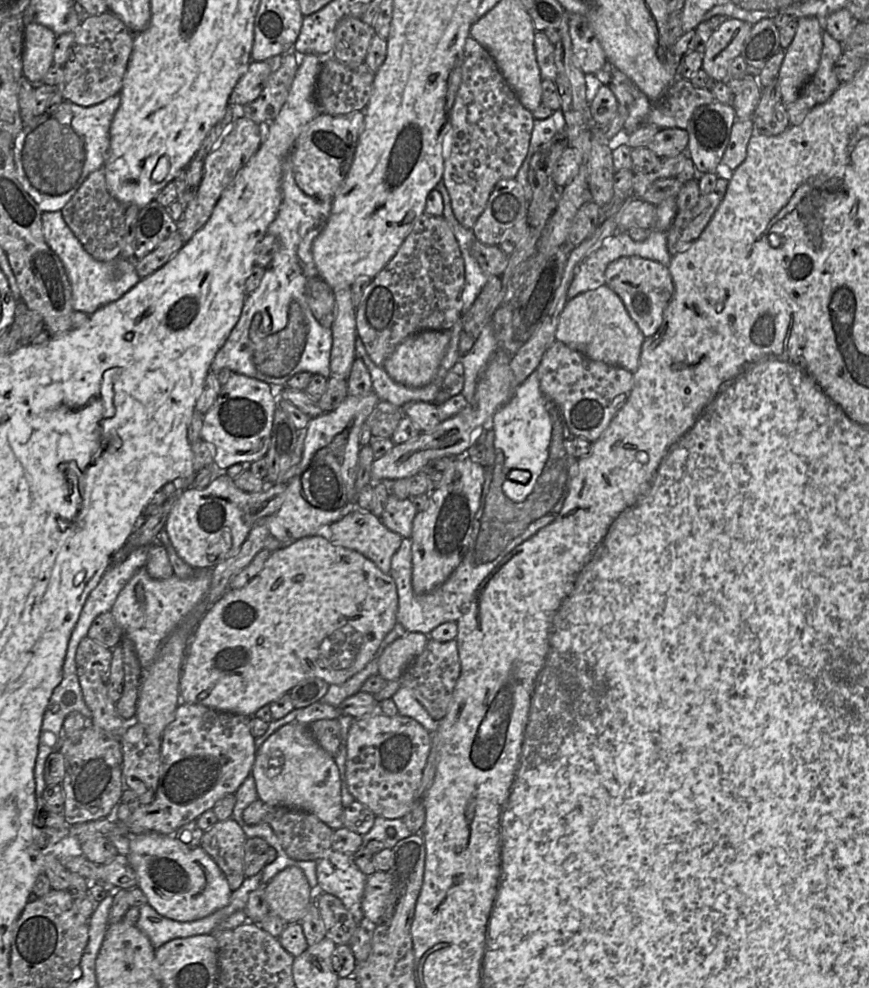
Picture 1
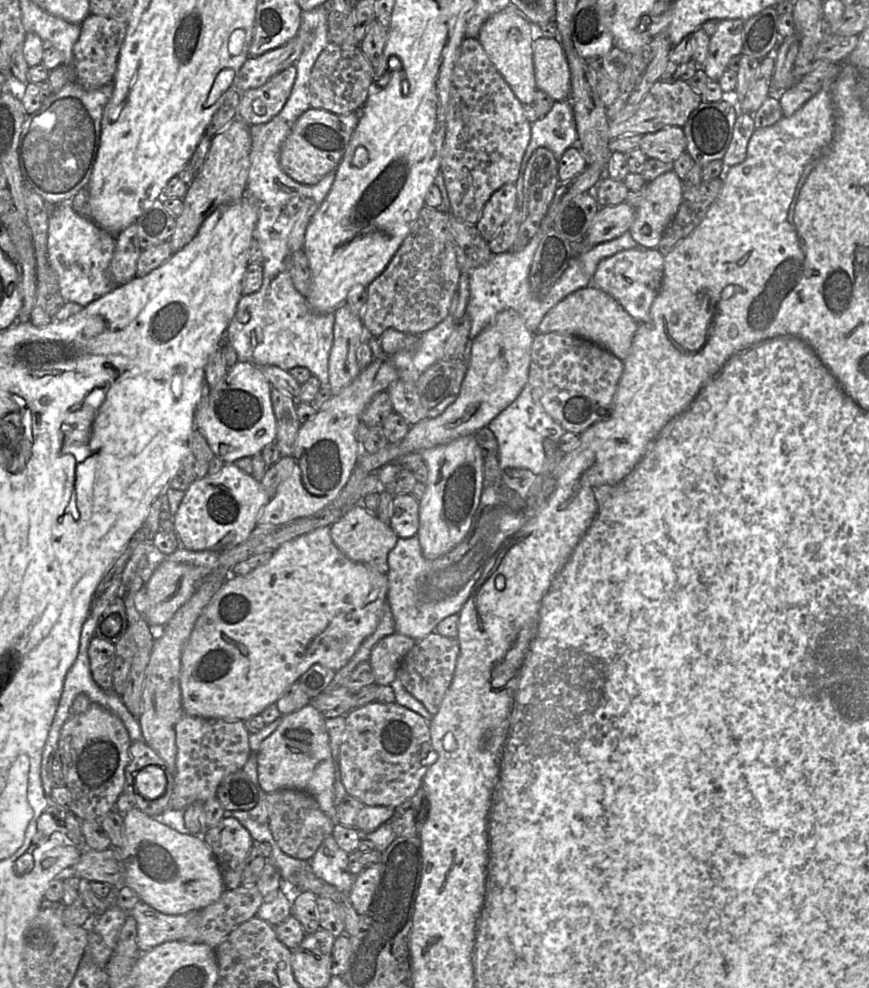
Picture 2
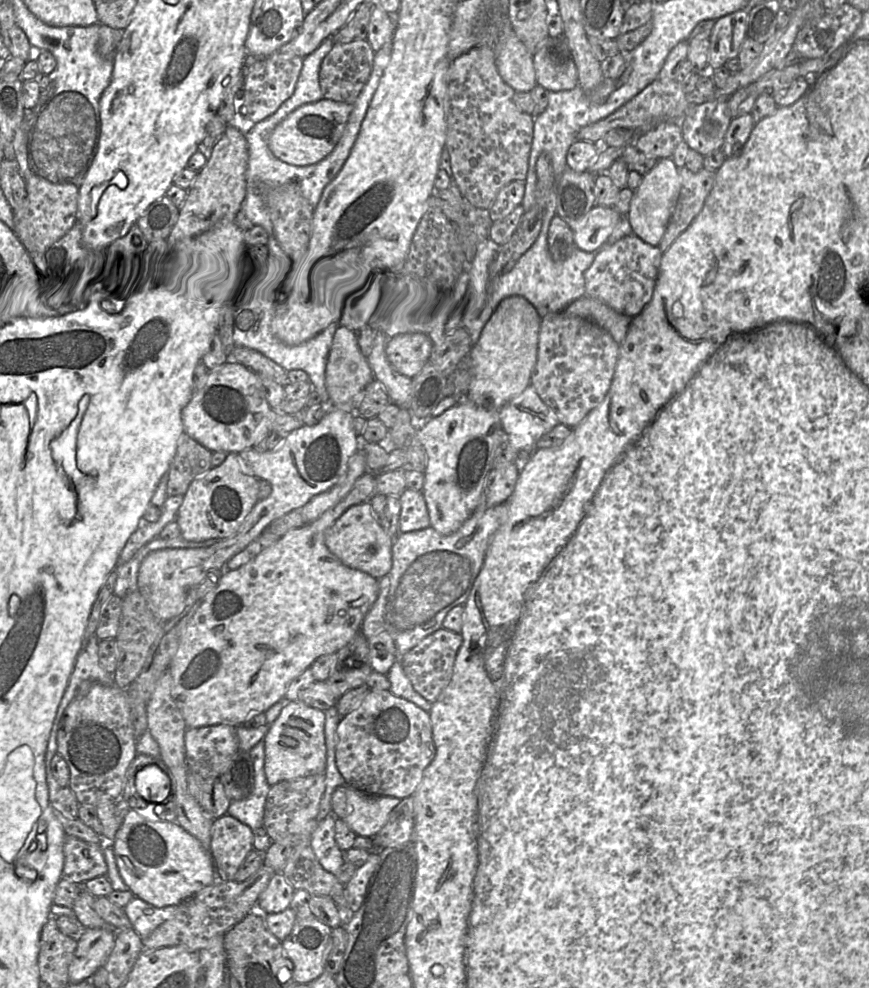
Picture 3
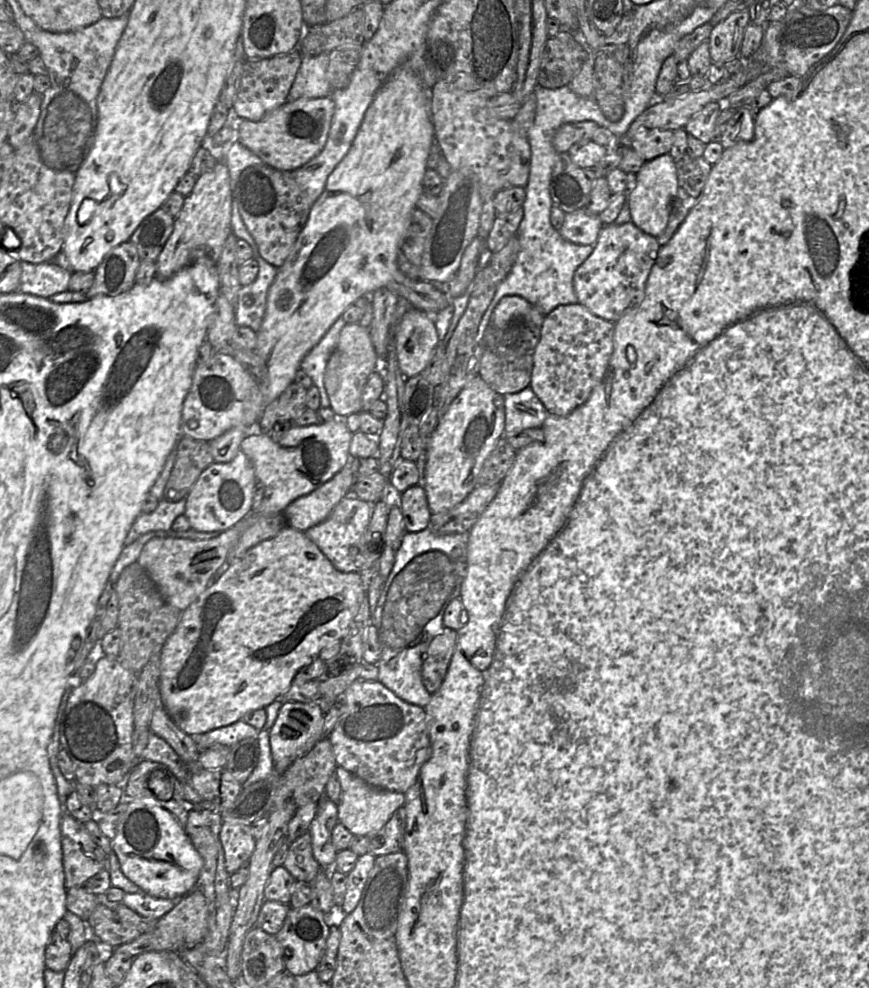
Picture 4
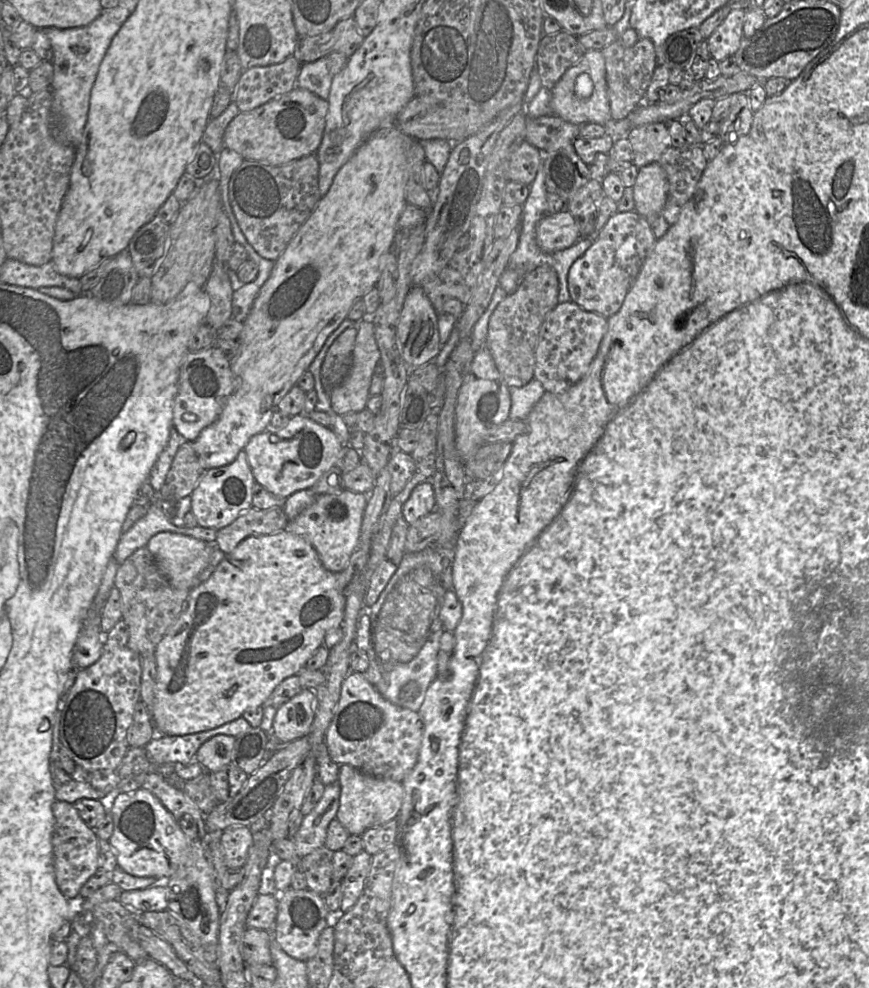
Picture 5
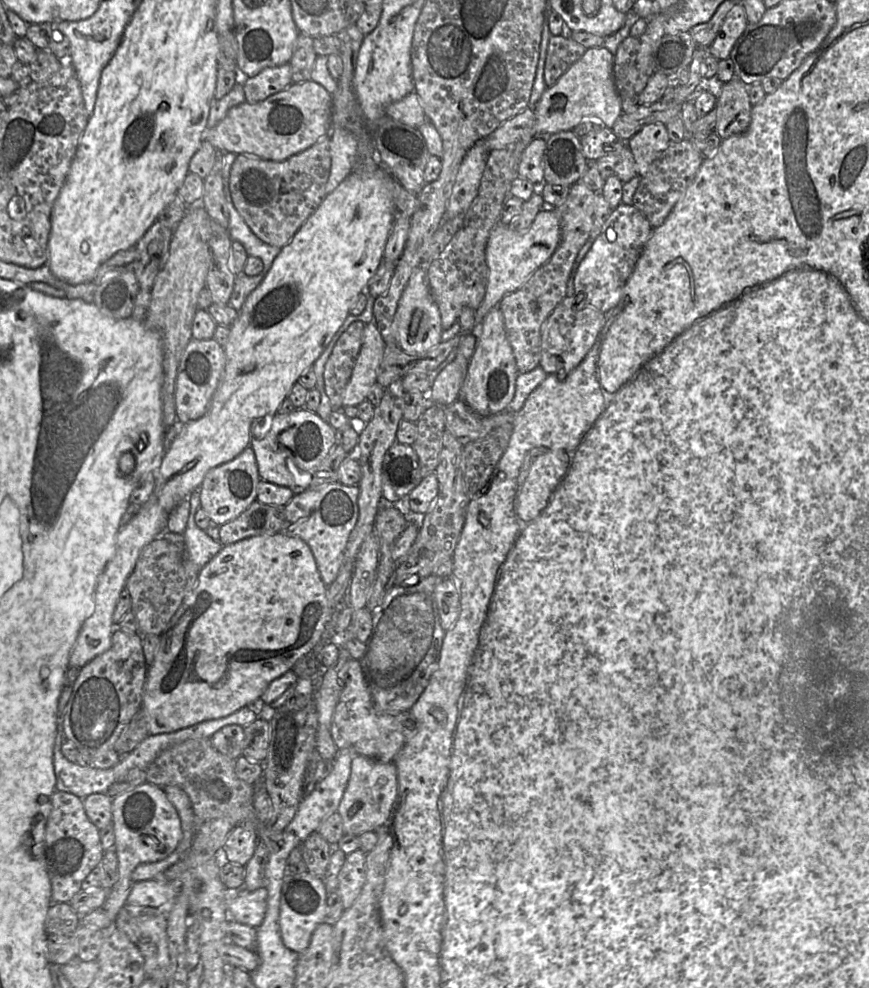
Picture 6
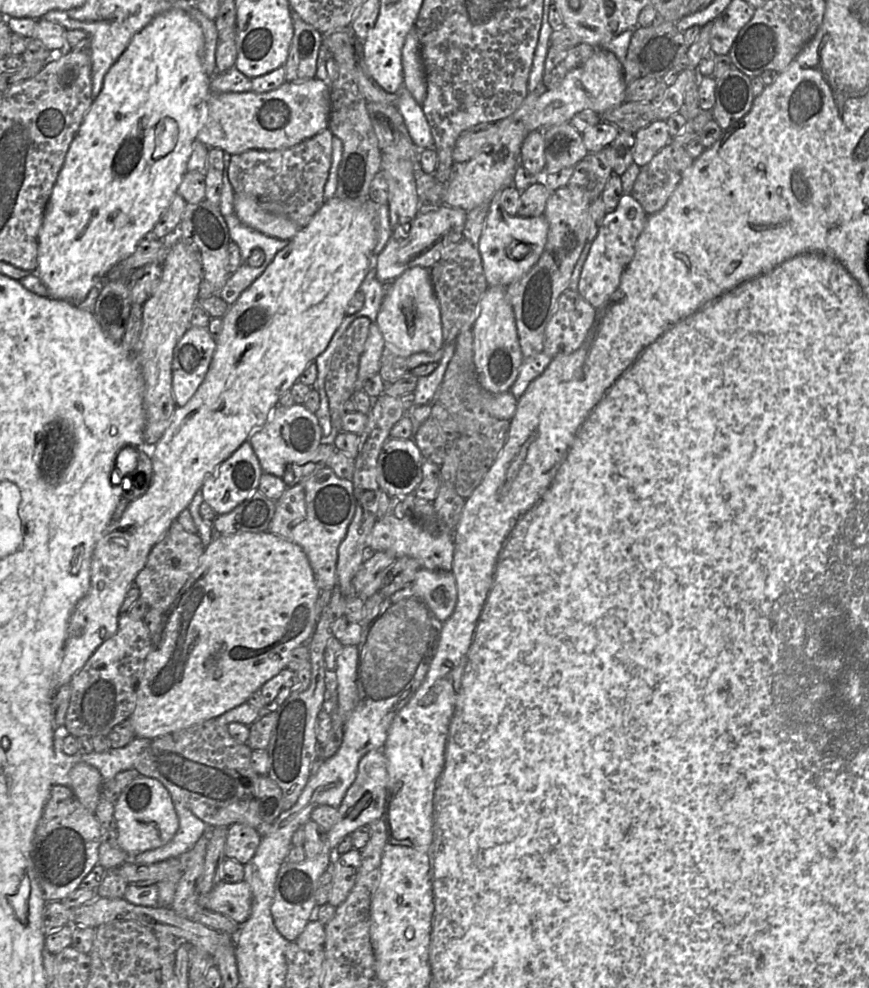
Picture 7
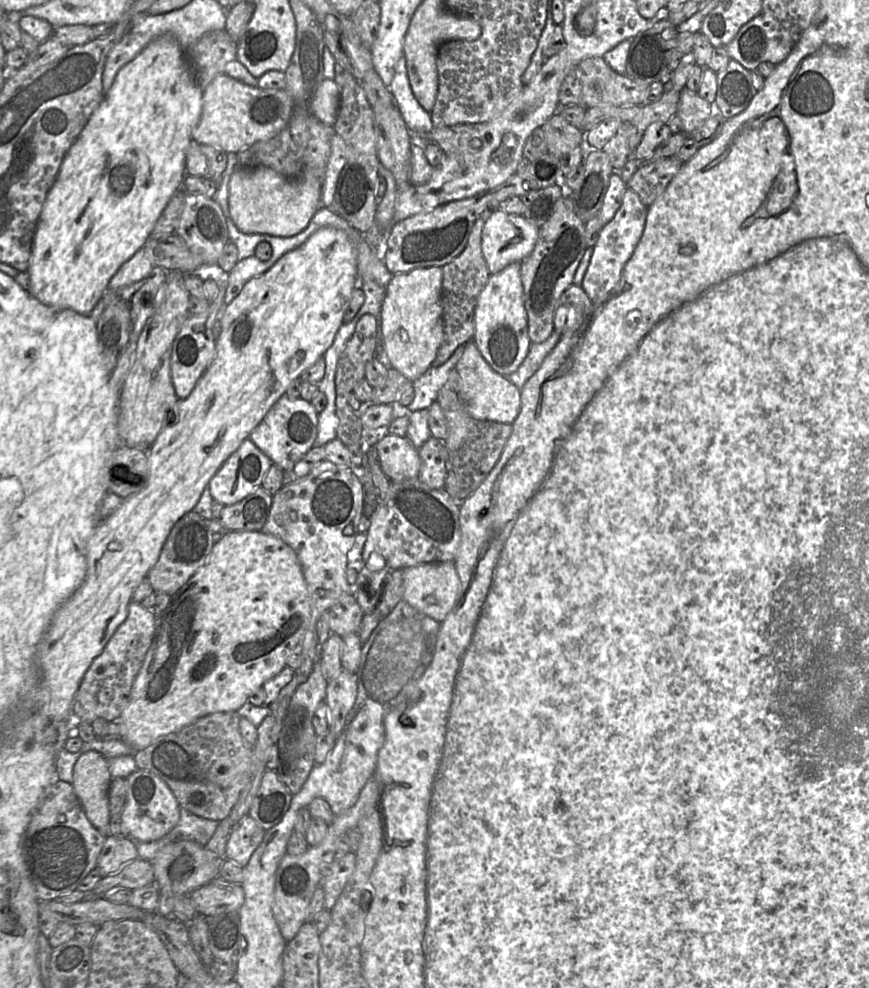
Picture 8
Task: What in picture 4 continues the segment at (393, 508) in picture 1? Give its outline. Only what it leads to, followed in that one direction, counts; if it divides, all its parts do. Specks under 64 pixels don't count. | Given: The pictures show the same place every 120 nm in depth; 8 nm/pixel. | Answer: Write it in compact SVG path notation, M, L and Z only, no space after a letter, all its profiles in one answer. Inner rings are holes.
M422 482L409 487L396 498L403 515L406 532L419 532L430 527L432 514Z

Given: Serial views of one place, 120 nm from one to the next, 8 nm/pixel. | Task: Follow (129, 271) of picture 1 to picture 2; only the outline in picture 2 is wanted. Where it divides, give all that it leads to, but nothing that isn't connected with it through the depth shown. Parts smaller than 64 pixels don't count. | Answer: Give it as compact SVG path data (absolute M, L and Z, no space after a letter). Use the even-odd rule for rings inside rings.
M71 202L59 204L50 210L47 233L48 261L55 274L58 291L65 302L74 302L86 307L118 287L107 276L115 246L116 237L75 212Z

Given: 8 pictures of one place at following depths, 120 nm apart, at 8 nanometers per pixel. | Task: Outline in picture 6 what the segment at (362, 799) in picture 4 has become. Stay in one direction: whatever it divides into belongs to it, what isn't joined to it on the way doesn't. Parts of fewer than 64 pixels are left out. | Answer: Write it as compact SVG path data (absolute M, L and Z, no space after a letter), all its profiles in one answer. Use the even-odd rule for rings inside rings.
M355 756L345 792L338 807L345 834L359 836L375 828L385 828L398 795L394 762L383 763L365 756Z

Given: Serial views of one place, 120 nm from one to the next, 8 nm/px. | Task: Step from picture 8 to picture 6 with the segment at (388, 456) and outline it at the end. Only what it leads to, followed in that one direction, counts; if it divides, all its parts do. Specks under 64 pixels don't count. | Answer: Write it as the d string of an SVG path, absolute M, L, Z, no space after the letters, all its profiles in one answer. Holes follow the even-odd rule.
M394 442L382 462L382 502L405 508L406 498L422 478L413 446Z

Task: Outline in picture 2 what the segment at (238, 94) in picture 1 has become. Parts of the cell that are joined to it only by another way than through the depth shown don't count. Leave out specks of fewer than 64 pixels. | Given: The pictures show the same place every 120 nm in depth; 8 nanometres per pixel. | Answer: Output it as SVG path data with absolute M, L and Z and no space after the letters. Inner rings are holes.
M298 35L287 44L260 56L249 56L239 71L238 91L263 86L273 76L295 64L304 50Z

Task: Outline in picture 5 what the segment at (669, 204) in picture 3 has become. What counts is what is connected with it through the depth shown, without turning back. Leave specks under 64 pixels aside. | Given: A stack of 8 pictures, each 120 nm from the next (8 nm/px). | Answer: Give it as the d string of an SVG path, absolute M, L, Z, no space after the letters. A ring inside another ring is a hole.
M658 162L650 163L638 170L633 186L635 211L643 217L660 212L667 200L668 181L666 173Z

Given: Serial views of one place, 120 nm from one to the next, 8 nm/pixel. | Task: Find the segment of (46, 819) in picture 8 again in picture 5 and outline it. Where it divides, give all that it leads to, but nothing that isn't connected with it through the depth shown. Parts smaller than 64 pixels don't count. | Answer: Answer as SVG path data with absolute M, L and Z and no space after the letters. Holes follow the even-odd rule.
M55 800L52 812L52 851L56 884L66 898L75 899L79 896L82 886L99 869L99 838L94 829L82 820L73 804Z

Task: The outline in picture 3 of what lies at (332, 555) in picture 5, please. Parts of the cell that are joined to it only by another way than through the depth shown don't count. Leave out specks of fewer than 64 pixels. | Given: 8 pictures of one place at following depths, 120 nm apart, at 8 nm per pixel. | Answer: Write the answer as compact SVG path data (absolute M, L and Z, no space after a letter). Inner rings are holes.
M369 502L348 508L324 535L328 550L344 565L365 572L375 579L389 575L394 540L384 531Z

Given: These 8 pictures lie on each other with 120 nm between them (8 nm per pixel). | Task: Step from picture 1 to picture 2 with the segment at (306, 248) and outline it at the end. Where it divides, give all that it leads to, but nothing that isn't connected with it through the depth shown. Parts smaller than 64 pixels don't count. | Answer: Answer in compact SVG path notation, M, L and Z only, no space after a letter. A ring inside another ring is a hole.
M325 5L311 11L301 12L298 37L303 40L304 50L295 63L297 75L290 96L283 109L269 122L251 126L252 145L246 199L254 205L258 214L253 238L259 242L264 257L262 263L263 280L259 290L241 296L235 314L225 332L225 339L234 348L238 360L250 362L258 367L273 365L287 372L294 367L305 367L310 371L311 376L319 380L321 387L330 387L328 359L333 343L334 313L319 313L311 308L306 298L293 286L289 273L289 262L294 252L303 250L307 226L329 193L336 177L336 171L326 174L316 185L300 184L282 170L280 151L298 118L310 108L310 75L317 58L329 43L328 13Z

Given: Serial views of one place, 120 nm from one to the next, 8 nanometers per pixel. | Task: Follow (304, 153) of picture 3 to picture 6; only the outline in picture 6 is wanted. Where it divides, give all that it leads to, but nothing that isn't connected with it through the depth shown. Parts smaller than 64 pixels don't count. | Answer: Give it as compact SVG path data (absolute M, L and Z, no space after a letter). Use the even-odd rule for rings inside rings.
M309 79L301 83L292 83L284 90L263 101L257 103L245 101L230 108L226 116L214 128L205 130L204 139L212 144L216 150L223 153L245 154L281 162L303 152L322 137L329 135L331 112L331 94L322 85Z

